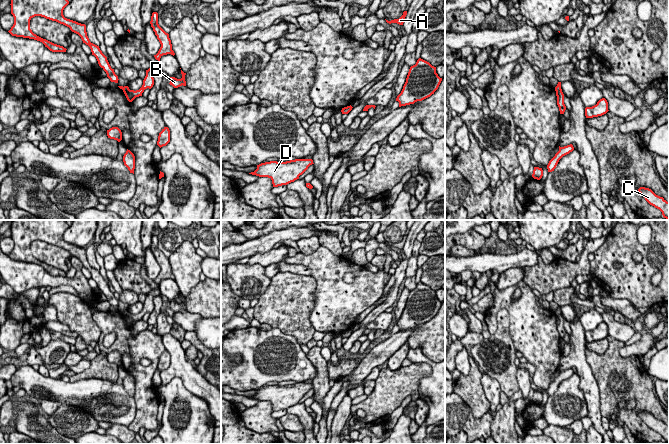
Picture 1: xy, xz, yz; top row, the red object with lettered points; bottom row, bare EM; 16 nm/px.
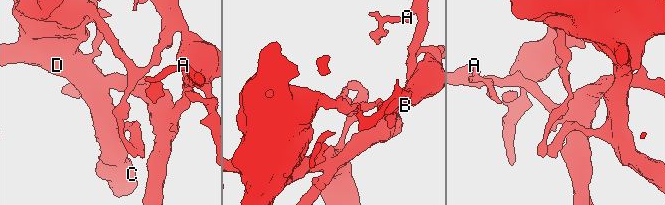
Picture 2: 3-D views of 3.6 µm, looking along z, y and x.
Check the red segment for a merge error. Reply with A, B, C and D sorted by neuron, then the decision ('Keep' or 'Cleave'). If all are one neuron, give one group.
Groups: A C D / B. Cleave

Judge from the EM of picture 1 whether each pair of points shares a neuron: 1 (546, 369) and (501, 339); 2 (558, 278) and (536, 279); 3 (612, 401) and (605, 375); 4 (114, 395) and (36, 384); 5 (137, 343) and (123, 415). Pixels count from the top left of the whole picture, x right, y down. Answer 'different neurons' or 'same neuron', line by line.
1: different neurons
2: same neuron
3: same neuron
4: same neuron
5: different neurons

